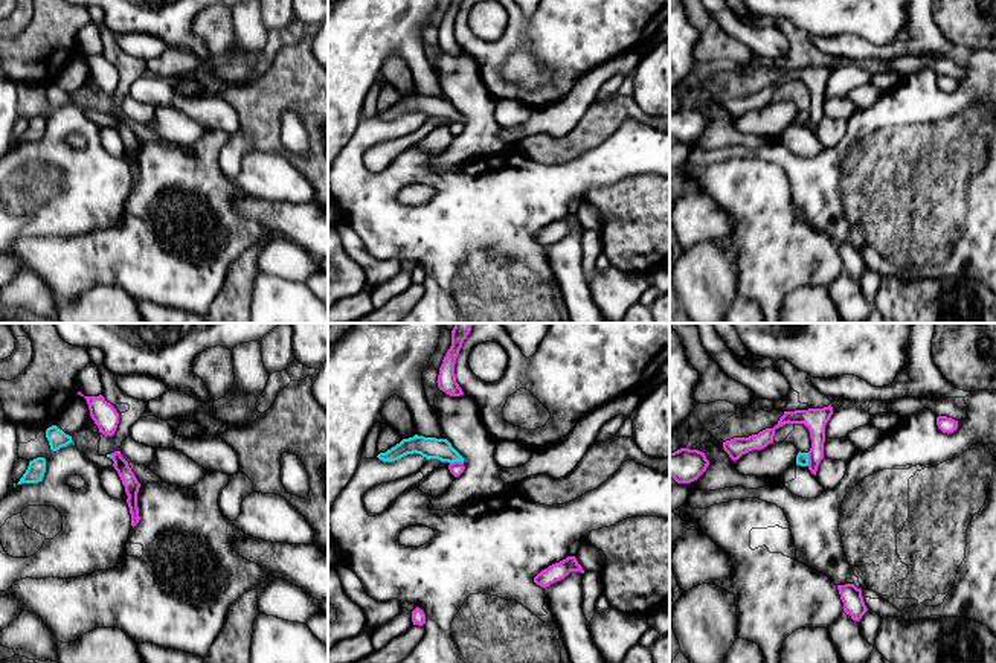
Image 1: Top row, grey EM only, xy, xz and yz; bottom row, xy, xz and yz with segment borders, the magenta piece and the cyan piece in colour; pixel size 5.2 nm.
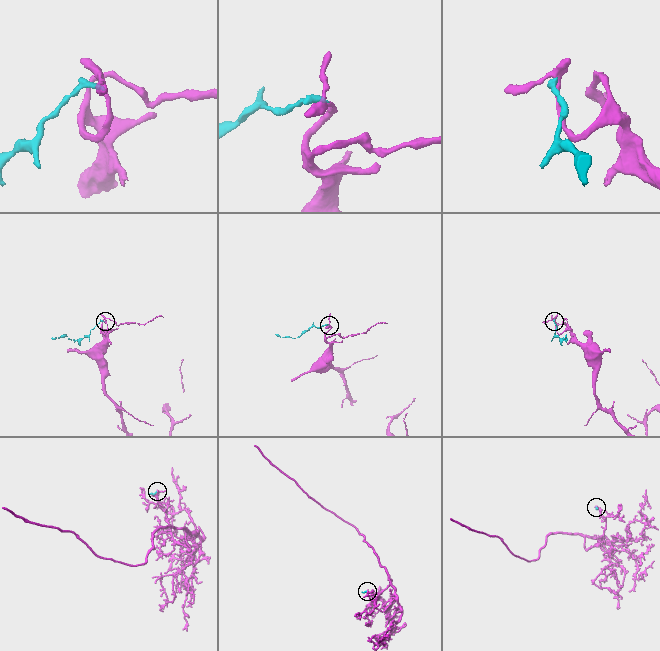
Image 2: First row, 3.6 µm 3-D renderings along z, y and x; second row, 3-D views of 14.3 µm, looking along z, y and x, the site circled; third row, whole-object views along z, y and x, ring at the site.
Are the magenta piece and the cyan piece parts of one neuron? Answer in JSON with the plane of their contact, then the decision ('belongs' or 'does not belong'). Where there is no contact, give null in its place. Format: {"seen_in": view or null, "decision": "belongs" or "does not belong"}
{"seen_in": "xz", "decision": "does not belong"}

